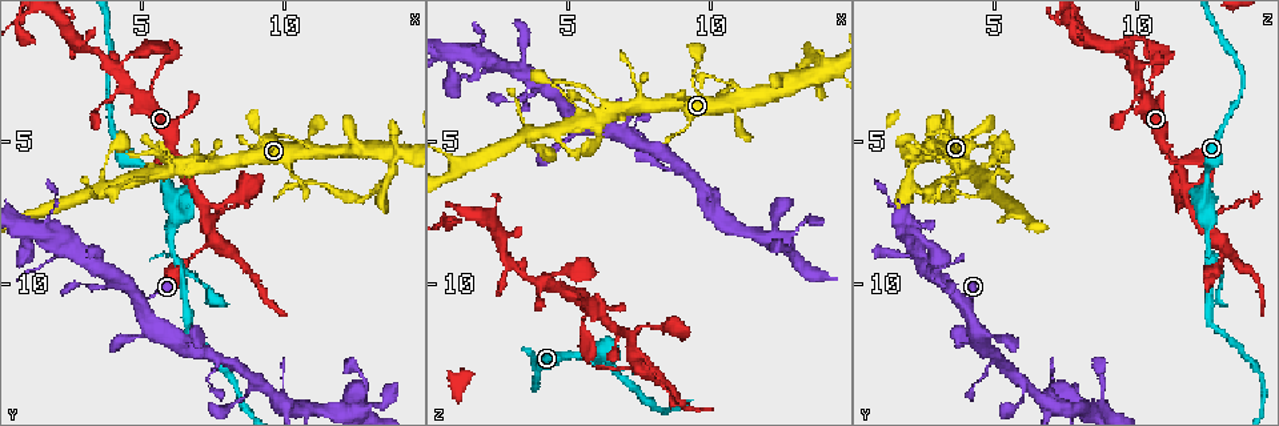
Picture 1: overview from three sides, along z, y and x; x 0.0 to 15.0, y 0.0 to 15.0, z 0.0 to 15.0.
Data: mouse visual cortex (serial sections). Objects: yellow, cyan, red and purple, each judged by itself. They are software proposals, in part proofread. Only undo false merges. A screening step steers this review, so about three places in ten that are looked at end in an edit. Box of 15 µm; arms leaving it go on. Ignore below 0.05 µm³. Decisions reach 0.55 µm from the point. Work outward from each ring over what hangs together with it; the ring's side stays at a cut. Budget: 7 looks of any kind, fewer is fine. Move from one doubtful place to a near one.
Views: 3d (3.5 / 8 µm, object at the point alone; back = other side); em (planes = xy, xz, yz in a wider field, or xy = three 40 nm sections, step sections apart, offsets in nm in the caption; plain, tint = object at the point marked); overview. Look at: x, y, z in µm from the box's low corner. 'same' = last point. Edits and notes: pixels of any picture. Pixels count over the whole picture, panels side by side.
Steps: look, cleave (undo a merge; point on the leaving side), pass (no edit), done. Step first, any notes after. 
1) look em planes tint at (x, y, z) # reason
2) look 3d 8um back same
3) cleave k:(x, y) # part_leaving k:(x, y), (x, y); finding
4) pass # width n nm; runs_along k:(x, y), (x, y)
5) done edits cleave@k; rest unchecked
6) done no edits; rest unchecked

look 3d 3.5um back at (6.2, 7.0, 12.5) # three-way junction

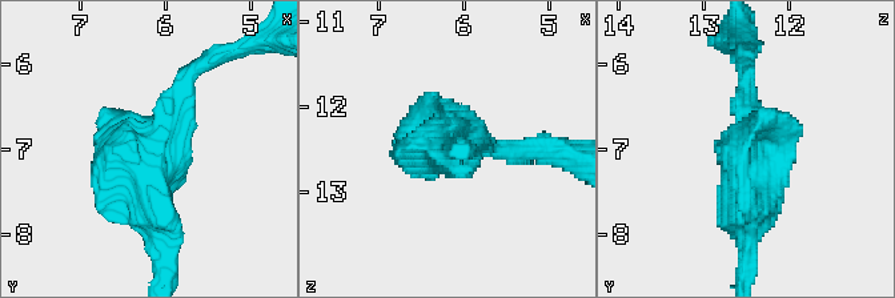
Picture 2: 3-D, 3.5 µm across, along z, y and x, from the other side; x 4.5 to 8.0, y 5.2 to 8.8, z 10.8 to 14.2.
look em planes tint at (6.20, 7.10, 12.45)

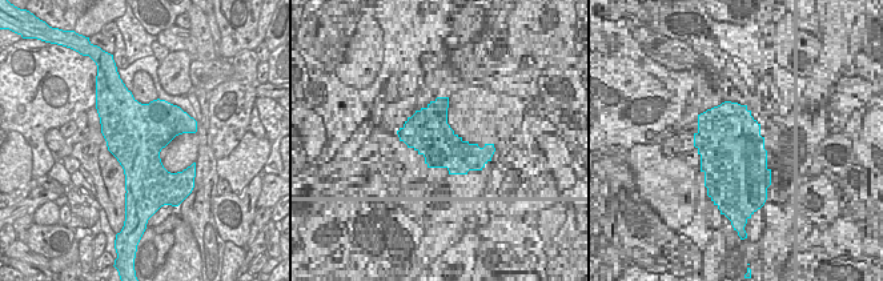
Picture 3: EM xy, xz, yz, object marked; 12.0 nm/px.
pass # one cell here

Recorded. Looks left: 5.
look 3d 3.5um at (6.1, 9.1, 12.5) # two arms at a narrow angle

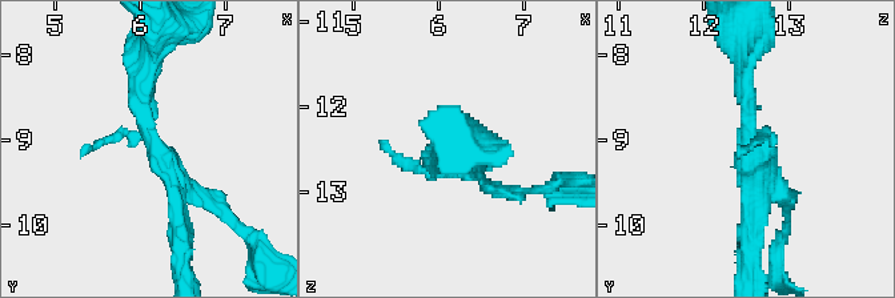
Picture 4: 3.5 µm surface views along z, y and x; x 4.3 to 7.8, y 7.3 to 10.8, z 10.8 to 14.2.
look em xy step 2 tint at (6.20, 9.20, 12.55) # now the EM

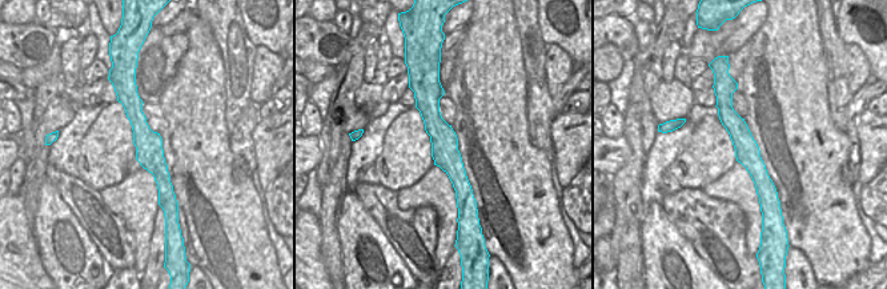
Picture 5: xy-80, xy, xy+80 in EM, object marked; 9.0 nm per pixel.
cleave 4:(397, 160) # part_leaving 4:(473, 172), (494, 189), (548, 189), (564, 180); a second cell is stuck on

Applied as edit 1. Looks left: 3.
look overview # see it whole again

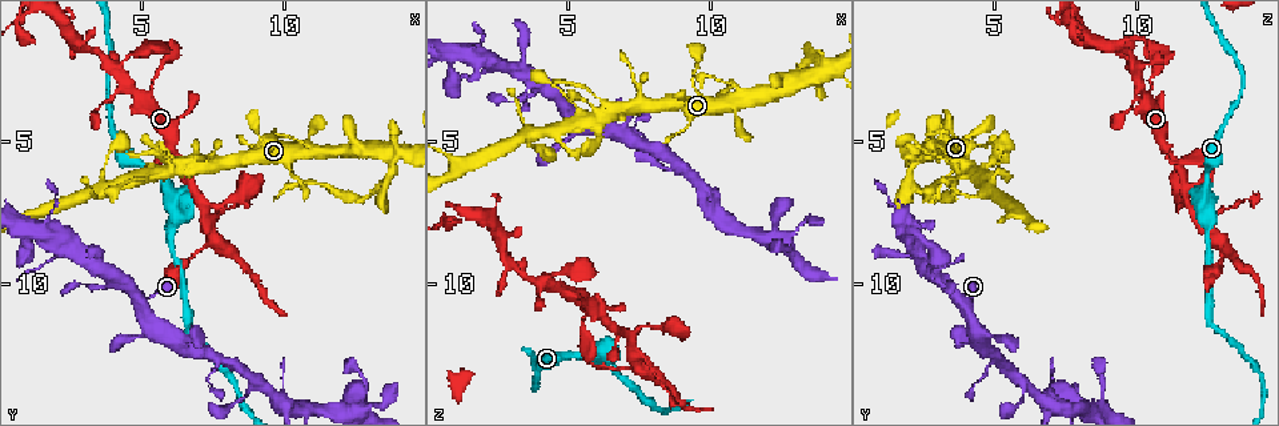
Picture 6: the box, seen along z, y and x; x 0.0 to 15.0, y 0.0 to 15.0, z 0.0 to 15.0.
look 3d 3.5um at (13.0, 6.9, 2.7) # thick turns thin

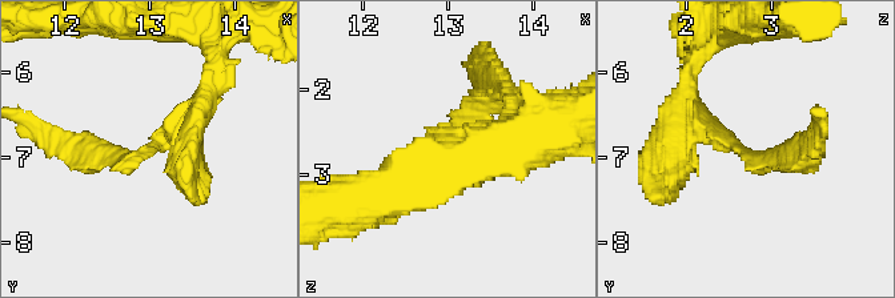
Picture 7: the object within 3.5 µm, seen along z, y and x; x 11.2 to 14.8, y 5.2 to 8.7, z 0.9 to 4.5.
look em xy step 3 tint at (12.95, 6.95, 2.70) # arm_widths 200, 250 nm; now the EM

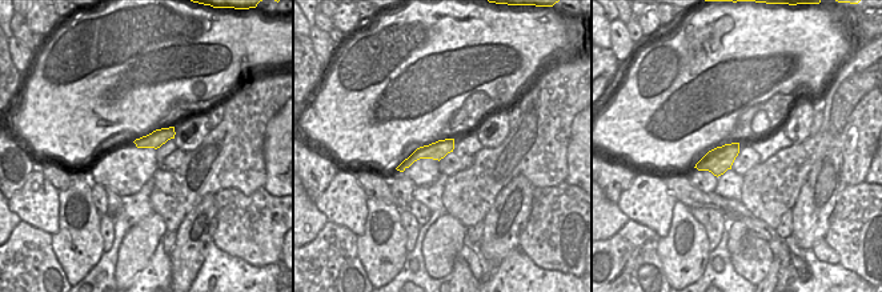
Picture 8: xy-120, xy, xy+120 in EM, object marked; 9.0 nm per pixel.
cleave 7:(107, 150) # part_leaving 7:(143, 156), (81, 156), (45, 136); two cells meet here

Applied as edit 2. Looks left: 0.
done edits cleave@4, cleave@7; rest unchecked

